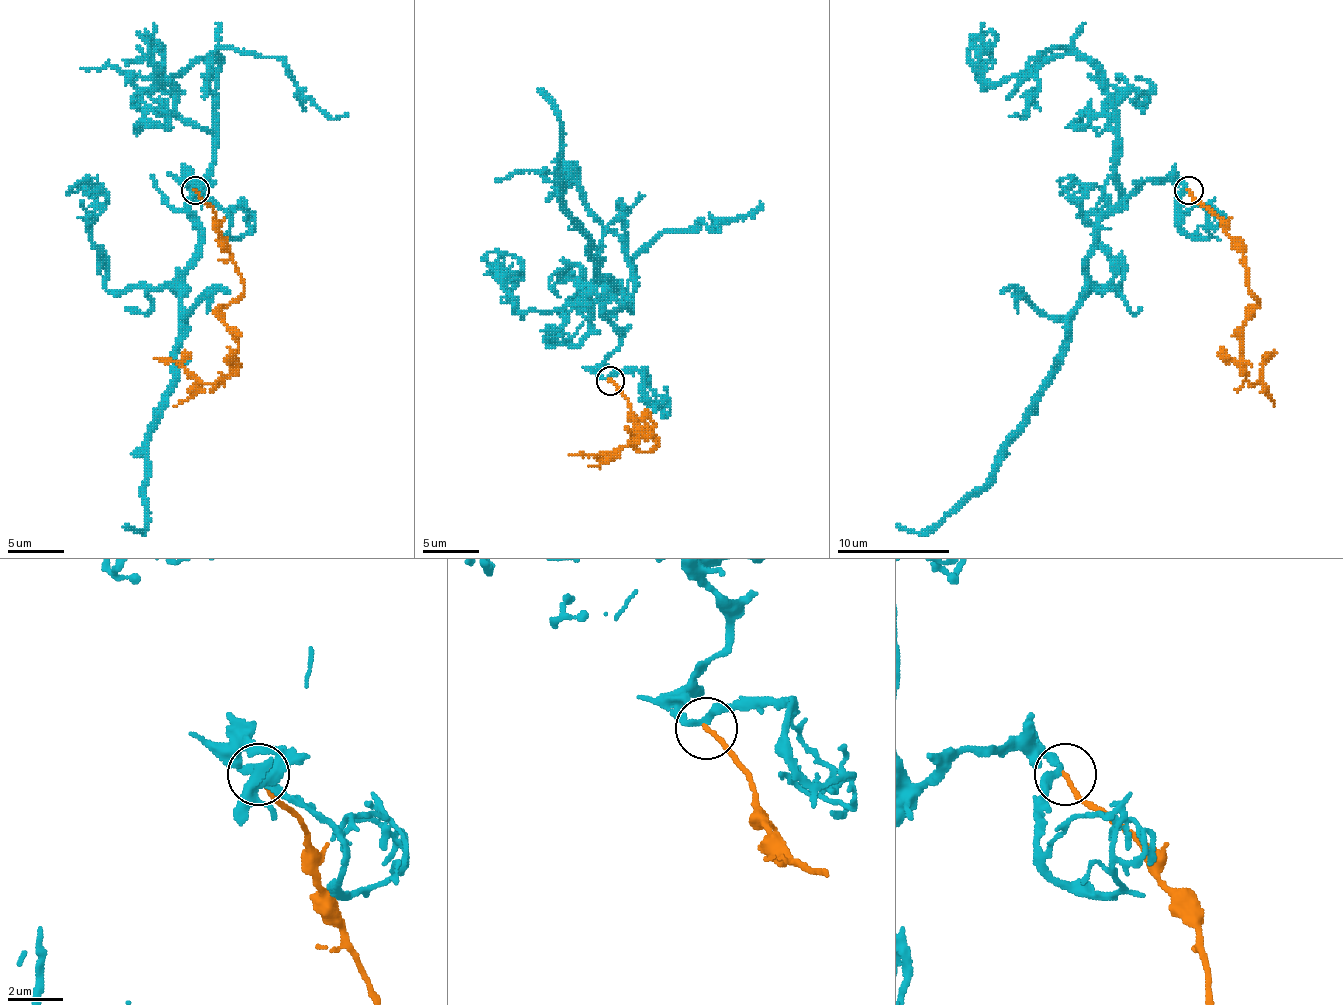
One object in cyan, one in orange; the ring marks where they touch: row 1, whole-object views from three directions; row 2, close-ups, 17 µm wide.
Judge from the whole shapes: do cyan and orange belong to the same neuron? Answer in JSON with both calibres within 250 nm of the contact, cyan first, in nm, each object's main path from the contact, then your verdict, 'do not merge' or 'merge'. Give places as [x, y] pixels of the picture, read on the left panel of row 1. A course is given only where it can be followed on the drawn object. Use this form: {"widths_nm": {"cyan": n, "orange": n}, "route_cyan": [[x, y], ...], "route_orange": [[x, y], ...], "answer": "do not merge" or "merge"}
{"widths_nm": {"cyan": 280, "orange": 160}, "route_cyan": [[196, 189], [184, 184], [204, 181], [190, 203], [199, 248], [176, 380], [148, 440], [145, 527], [123, 527]], "route_orange": [[196, 189], [244, 290], [221, 310], [238, 344], [235, 366], [204, 383], [154, 358]], "answer": "do not merge"}

